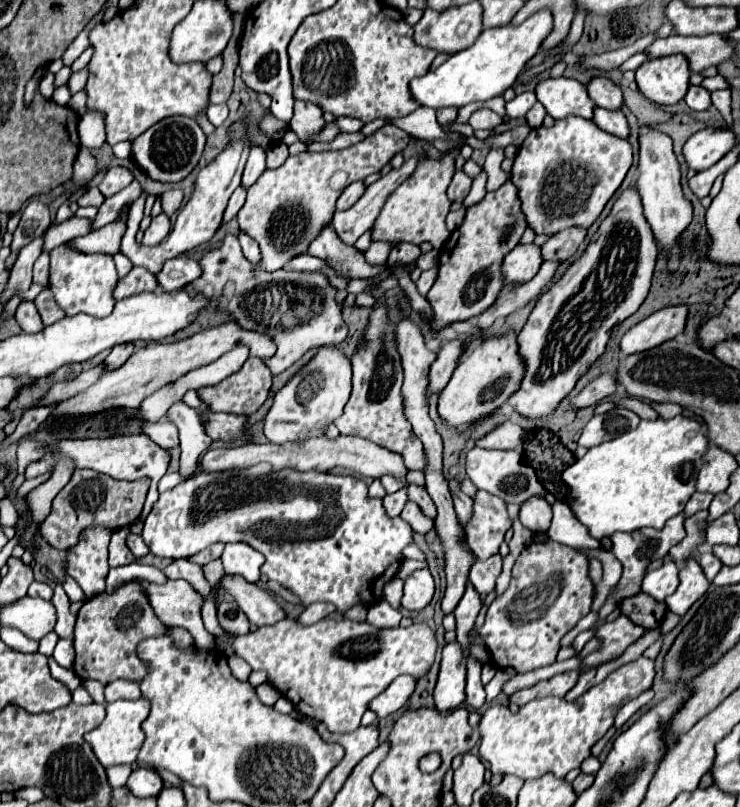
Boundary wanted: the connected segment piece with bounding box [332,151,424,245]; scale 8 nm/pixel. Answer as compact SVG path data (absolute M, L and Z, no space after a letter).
M424 151L418 153L418 155L414 155L410 161L404 161L404 165L400 169L392 169L388 175L384 175L376 183L372 183L364 191L364 195L356 201L354 207L350 207L346 211L336 211L334 213L332 227L336 229L336 233L340 235L340 239L344 243L354 245L356 239L374 225L374 221L380 215L380 209L384 207L386 199L414 171L416 159L420 155L424 155Z

